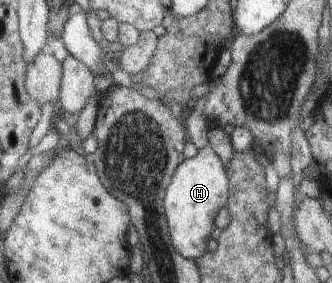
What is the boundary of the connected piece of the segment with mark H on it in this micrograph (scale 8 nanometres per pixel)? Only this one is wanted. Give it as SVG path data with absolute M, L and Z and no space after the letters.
M210 145L199 150L195 157L184 159L175 169L165 191L164 206L171 244L181 256L189 260L203 258L212 247L210 236L216 227L215 216L226 207L229 191L226 167Z

